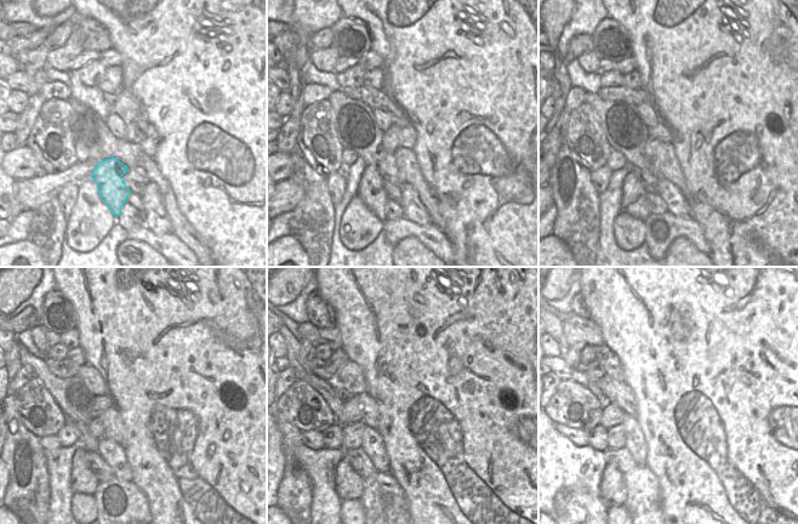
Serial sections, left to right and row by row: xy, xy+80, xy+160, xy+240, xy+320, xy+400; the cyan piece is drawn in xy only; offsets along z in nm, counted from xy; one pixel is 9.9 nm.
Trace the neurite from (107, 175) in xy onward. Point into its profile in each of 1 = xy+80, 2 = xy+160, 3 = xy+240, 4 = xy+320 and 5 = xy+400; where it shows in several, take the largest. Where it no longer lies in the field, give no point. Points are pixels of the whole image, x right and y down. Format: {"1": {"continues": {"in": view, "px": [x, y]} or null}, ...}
{"1": {"continues": {"in": "xy+80", "px": [371, 191]}}, "2": {"continues": {"in": "xy+160", "px": [634, 203]}}, "3": {"continues": {"in": "xy+240", "px": [83, 480]}}, "4": {"continues": {"in": "xy+320", "px": [349, 484]}}, "5": {"continues": {"in": "xy+400", "px": [611, 487]}}}

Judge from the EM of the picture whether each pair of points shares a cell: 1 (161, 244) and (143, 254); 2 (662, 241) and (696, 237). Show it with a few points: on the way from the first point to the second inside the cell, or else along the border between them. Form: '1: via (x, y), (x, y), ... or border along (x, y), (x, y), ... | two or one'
1: border along (129, 237), (147, 243), (161, 254) | two
2: via (671, 233), (673, 231), (688, 231) | one

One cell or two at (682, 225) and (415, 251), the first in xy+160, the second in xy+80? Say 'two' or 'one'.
two

